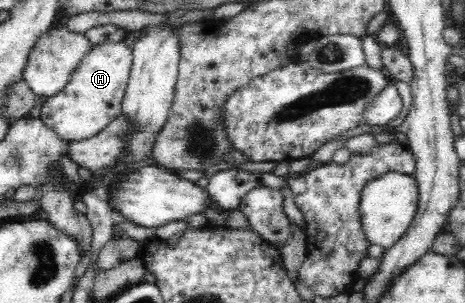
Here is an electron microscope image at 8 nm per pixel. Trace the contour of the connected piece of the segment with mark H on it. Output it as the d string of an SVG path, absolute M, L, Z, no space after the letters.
M123 40L93 45L69 75L68 83L43 103L40 118L65 142L90 139L122 115L122 103L133 64L133 48Z

